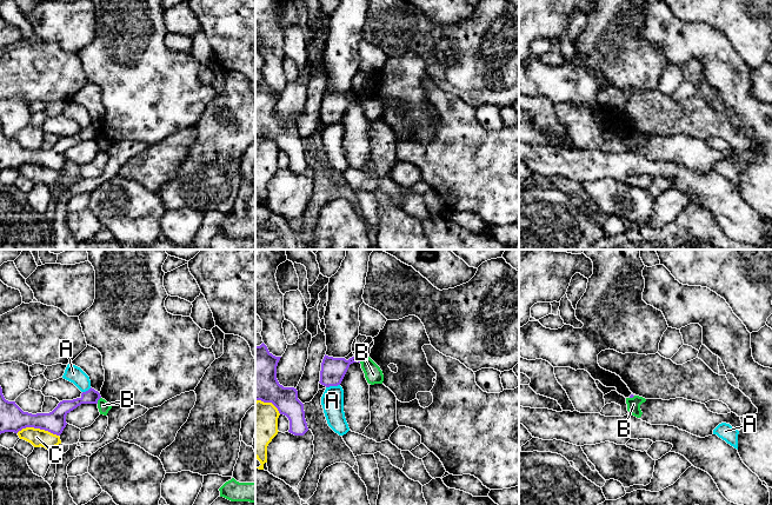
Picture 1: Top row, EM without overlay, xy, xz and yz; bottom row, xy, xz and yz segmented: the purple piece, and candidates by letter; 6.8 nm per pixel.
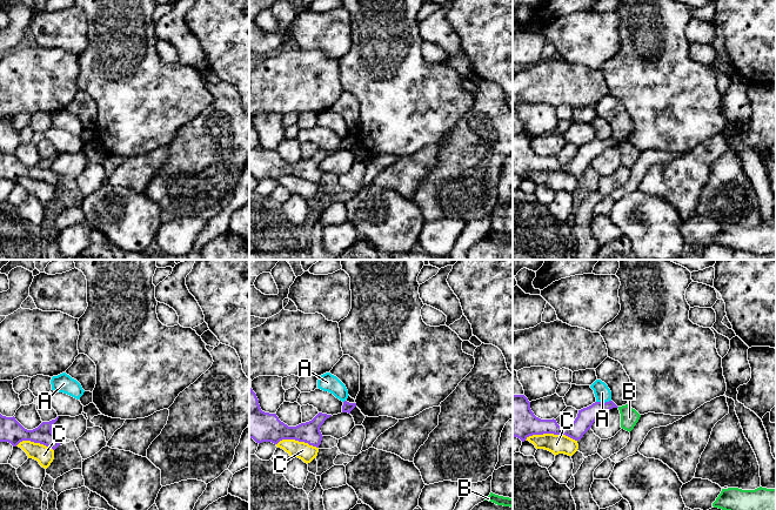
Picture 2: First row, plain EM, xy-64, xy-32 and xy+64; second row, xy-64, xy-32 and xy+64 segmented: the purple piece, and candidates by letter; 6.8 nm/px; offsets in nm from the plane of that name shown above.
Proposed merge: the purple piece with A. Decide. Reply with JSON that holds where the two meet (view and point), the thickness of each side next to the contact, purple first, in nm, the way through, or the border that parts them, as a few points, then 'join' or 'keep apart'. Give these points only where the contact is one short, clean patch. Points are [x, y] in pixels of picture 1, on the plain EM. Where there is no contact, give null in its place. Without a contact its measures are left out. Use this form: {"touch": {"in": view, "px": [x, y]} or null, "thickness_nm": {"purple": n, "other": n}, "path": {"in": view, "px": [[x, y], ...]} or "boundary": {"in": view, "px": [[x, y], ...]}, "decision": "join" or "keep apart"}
{"touch": {"in": "xz", "px": [332, 121]}, "thickness_nm": {"purple": 170, "other": 160}, "boundary": {"in": "xz", "px": [[339, 120], [326, 124]]}, "decision": "keep apart"}

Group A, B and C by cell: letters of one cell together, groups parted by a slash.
A / B / C

